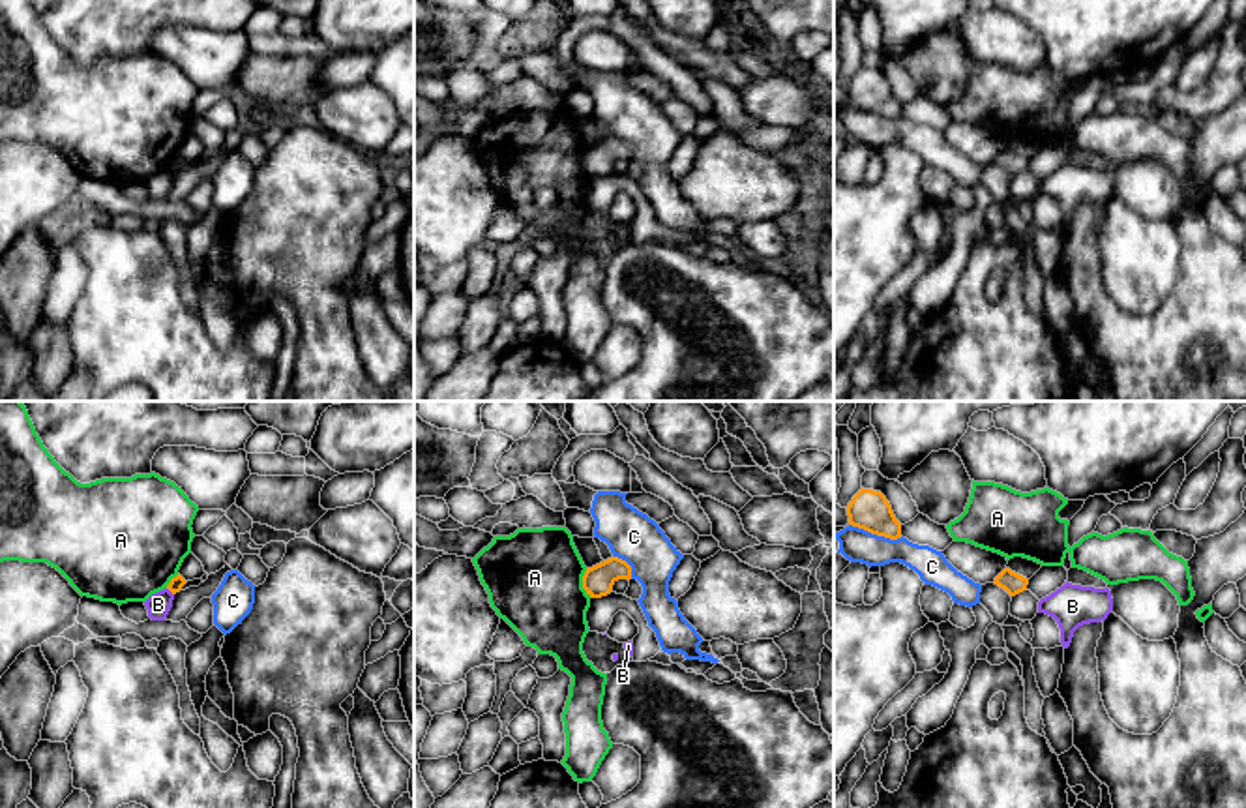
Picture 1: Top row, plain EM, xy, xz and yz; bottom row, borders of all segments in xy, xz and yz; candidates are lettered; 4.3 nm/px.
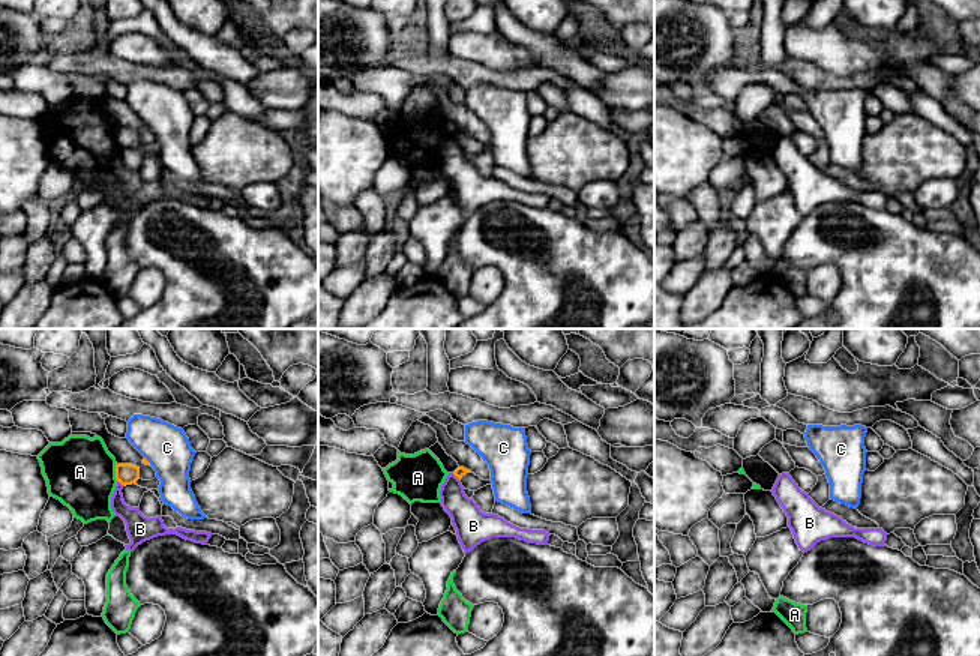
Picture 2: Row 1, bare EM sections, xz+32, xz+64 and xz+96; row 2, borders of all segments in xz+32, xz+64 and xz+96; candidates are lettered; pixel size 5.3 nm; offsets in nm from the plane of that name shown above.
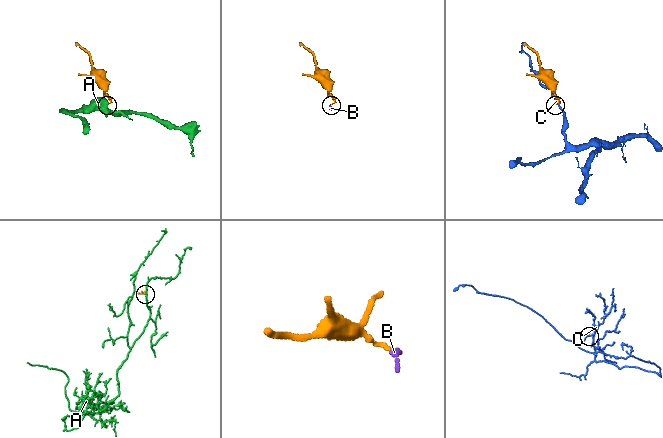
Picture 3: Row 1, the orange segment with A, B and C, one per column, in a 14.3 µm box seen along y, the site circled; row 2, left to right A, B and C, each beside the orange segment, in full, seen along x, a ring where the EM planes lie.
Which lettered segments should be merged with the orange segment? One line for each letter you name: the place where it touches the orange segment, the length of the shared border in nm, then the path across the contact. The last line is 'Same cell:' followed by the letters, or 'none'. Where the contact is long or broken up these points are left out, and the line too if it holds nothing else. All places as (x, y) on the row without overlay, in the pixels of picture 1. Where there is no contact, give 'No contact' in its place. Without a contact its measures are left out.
Same cell: none

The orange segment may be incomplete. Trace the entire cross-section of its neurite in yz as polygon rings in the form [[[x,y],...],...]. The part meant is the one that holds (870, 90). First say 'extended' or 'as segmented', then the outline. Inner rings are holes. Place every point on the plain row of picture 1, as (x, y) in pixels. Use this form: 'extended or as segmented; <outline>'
as segmented; [[[860,69],[847,86],[849,105],[890,120],[901,118],[901,103],[881,71]]]

